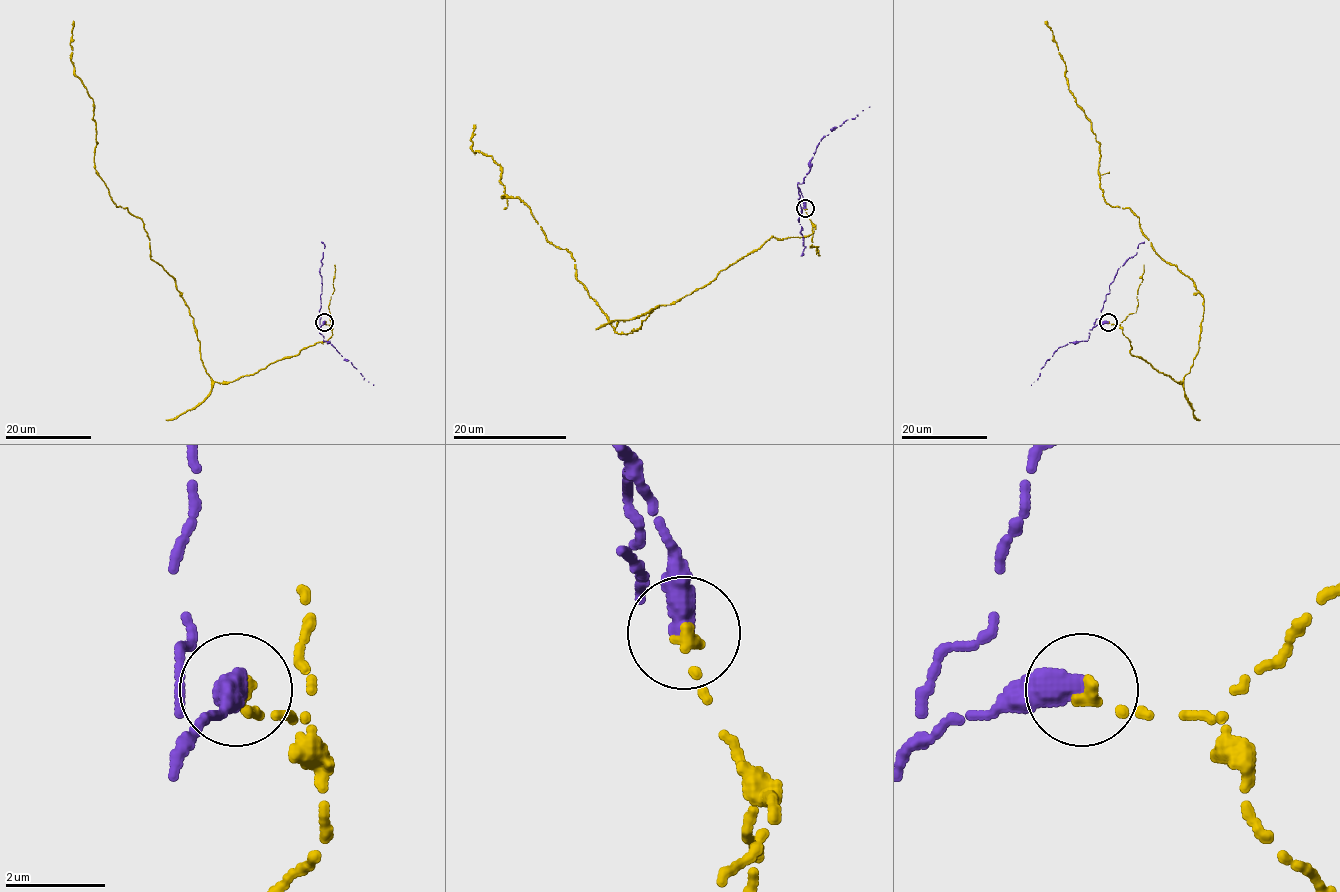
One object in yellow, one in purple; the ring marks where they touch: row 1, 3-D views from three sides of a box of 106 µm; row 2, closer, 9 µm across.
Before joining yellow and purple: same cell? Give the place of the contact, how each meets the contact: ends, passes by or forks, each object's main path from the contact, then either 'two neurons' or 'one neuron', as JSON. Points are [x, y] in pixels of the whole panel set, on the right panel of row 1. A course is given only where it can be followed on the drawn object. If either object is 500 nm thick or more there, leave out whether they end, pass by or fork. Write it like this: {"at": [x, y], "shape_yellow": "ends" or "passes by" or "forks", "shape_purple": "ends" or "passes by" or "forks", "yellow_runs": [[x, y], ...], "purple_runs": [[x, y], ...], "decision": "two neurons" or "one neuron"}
{"at": [1108, 322], "shape_yellow": "ends", "shape_purple": "ends", "yellow_runs": [[1108, 322], [1130, 353], [1182, 383], [1203, 298], [1132, 211], [1105, 200], [1099, 144], [1044, 21]], "purple_runs": [[1108, 322], [1096, 325], [1089, 332], [1086, 341], [1070, 342], [1056, 351], [1031, 385]], "decision": "two neurons"}

